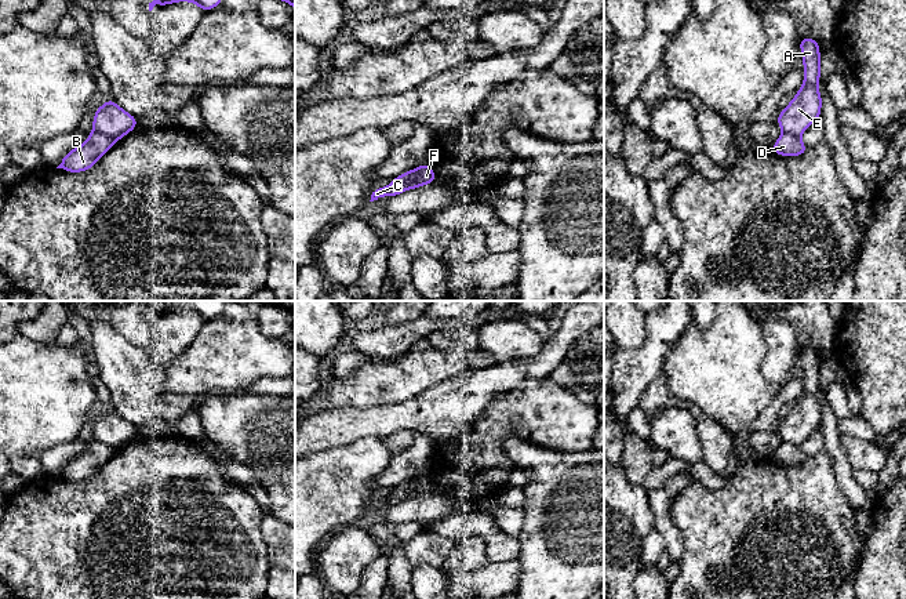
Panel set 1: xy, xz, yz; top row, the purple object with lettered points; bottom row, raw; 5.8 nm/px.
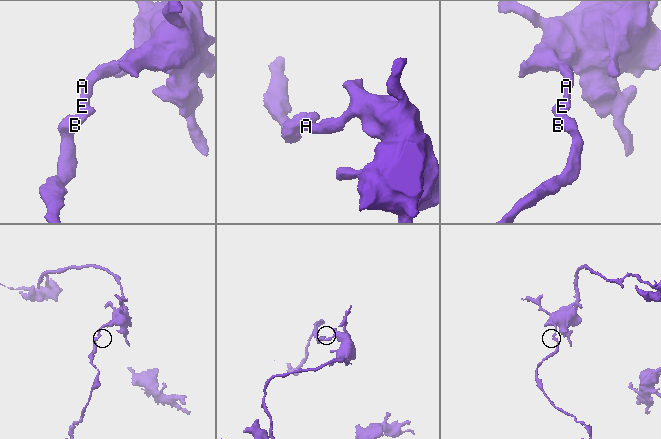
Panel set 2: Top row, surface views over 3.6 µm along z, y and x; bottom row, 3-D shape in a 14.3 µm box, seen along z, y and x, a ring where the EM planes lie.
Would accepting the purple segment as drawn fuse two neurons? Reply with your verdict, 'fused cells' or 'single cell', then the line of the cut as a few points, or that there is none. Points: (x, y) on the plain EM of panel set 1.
fused cells; cut xy (93, 439), (106, 443), (115, 450)

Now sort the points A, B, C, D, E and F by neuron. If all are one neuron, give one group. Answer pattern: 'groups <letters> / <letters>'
groups A E F / B C D

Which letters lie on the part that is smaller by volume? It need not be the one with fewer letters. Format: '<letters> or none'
B, C, D

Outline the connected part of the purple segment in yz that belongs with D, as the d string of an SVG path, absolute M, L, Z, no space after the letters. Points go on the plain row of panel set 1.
M785 442L771 455L771 460L781 465L801 465L807 458L800 446Z

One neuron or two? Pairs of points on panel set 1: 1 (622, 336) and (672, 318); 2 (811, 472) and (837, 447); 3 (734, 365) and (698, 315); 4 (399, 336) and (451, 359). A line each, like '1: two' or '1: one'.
1: two
2: two
3: two
4: two

